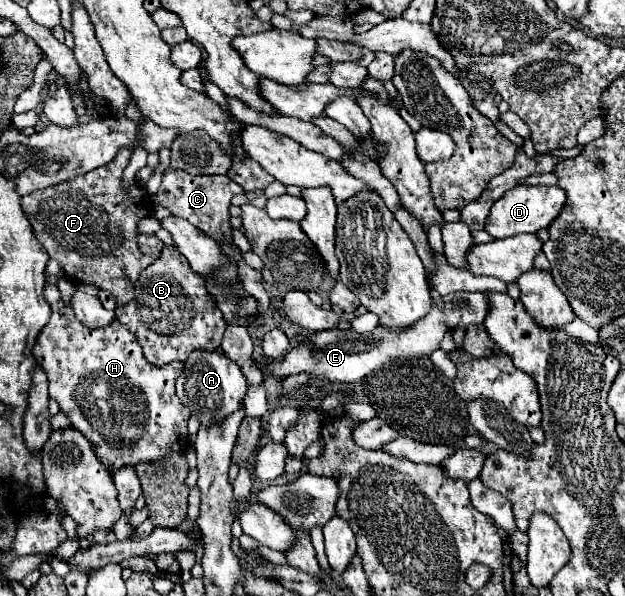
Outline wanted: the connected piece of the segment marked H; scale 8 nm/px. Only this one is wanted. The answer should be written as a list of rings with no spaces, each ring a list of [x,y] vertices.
[[[70,307],[54,311],[38,335],[34,355],[48,375],[50,397],[58,401],[72,427],[96,445],[96,457],[110,471],[186,451],[190,411],[180,405],[174,389],[184,365],[180,361],[162,369],[150,365],[134,333],[118,319],[104,329],[88,329],[76,321]]]

